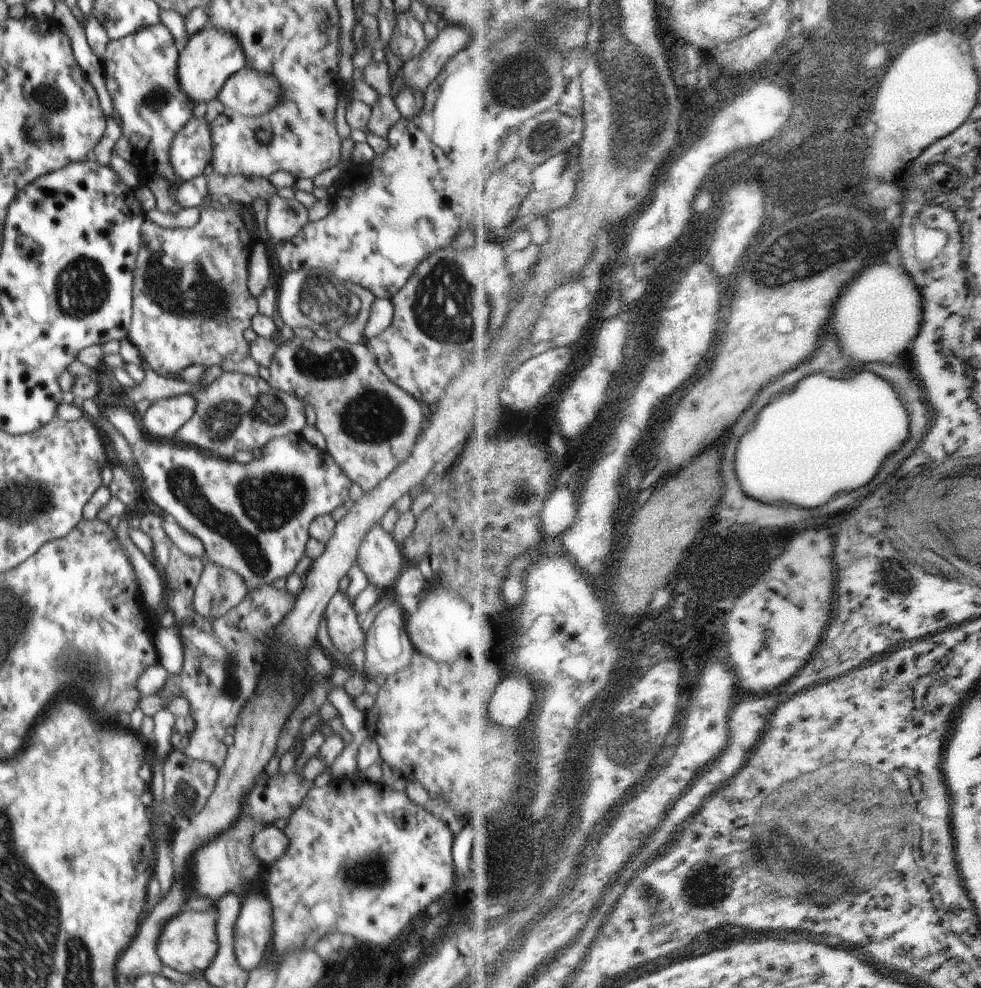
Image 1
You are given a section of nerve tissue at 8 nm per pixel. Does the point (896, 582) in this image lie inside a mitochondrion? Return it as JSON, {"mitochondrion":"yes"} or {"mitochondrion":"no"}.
{"mitochondrion":"yes"}

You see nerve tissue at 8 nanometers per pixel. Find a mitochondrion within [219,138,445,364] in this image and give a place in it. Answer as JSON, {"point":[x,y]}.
{"point":[323,302]}

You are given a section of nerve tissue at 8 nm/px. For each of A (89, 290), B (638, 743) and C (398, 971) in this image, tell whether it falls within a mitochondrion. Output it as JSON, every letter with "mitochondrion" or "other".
{"A":"mitochondrion","B":"mitochondrion","C":"other"}

